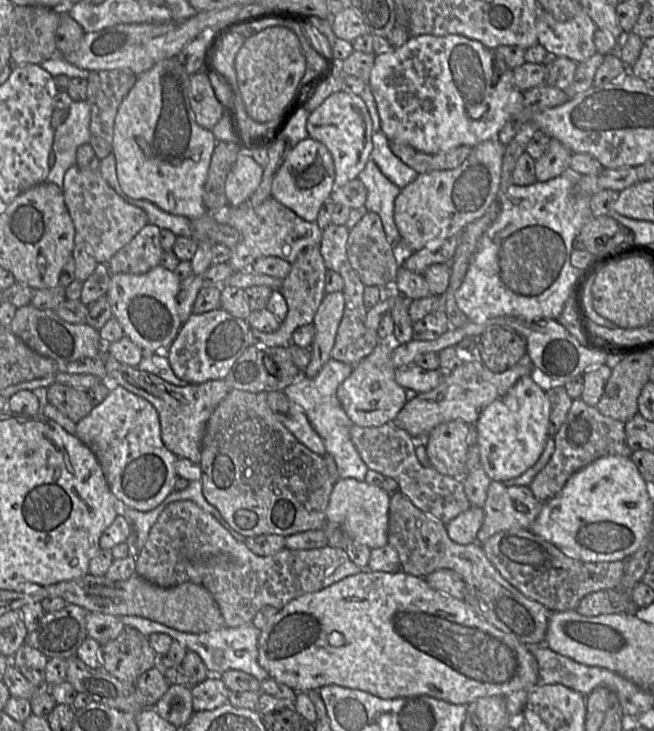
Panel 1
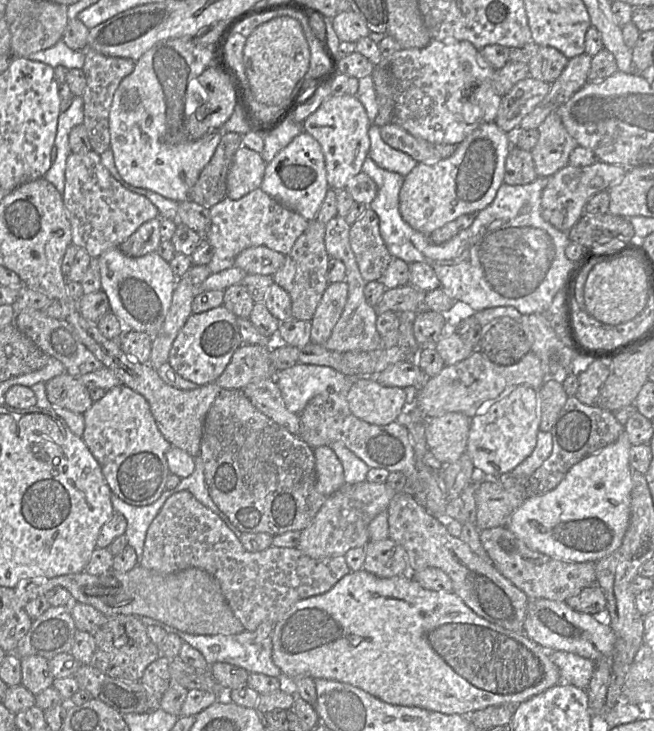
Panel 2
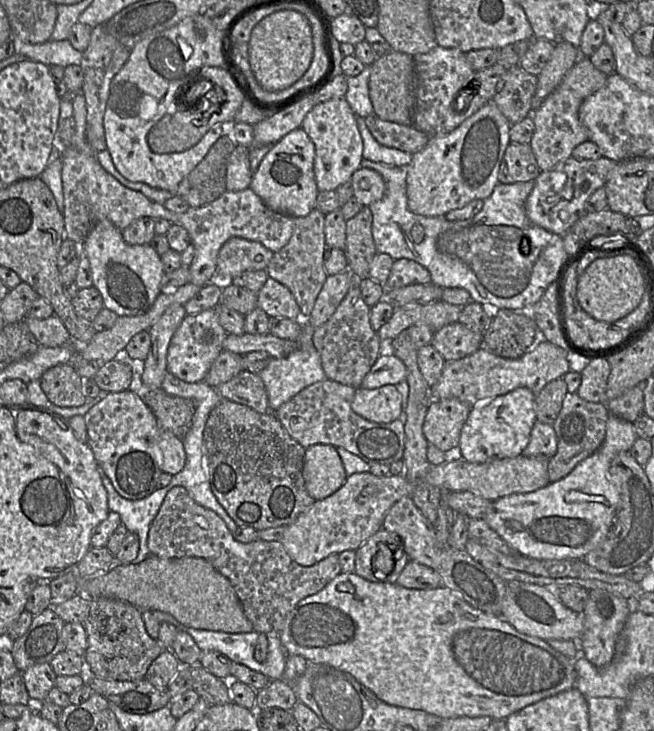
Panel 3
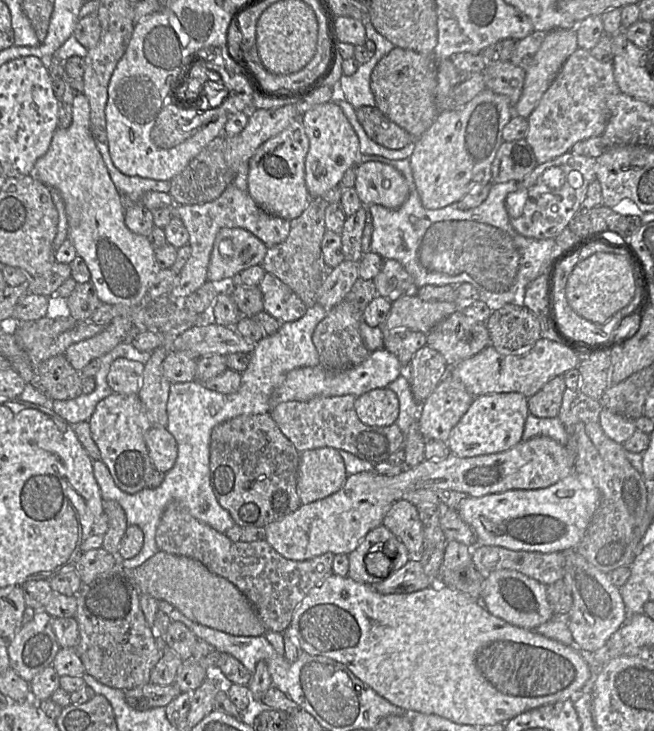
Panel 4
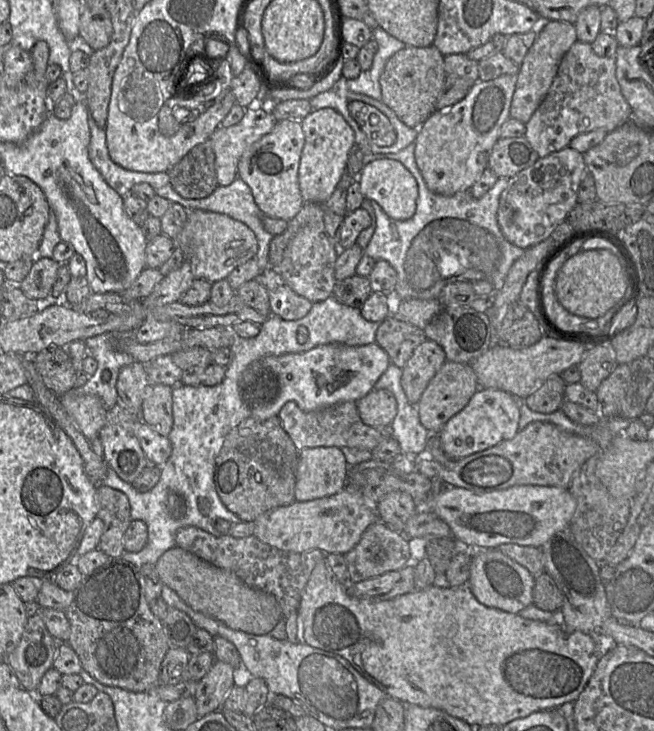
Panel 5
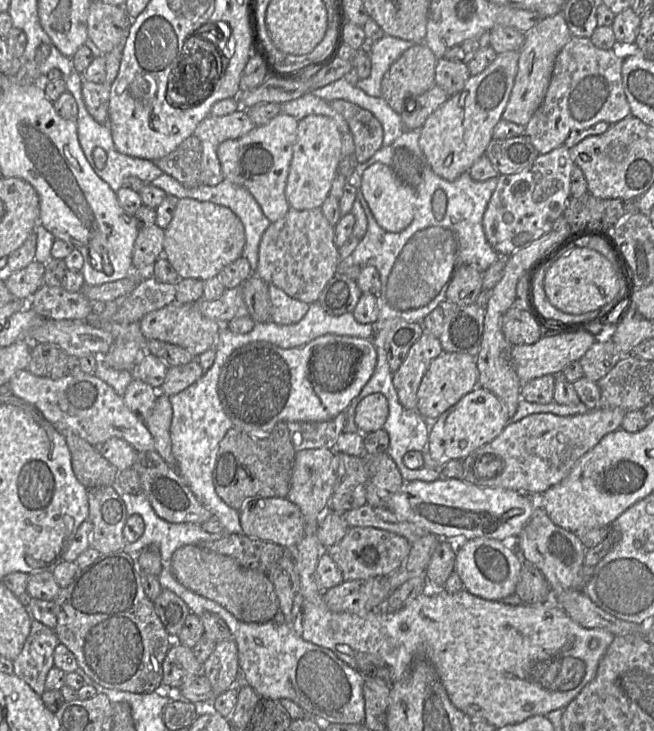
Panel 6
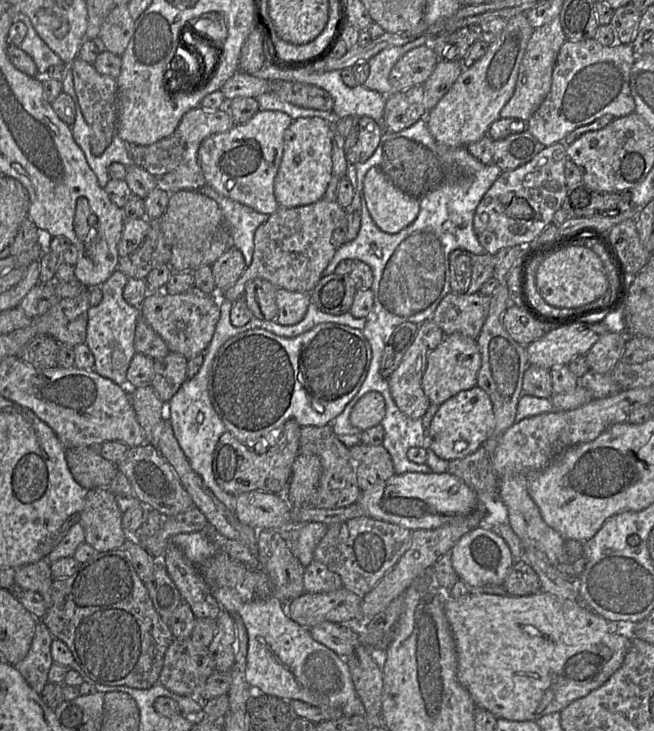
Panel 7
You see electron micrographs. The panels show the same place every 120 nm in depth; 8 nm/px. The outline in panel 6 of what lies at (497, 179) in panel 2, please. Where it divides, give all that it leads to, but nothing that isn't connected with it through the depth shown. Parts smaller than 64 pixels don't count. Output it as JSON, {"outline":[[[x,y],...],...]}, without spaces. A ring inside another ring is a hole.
{"outline":[[[520,51],[497,54],[496,59],[480,74],[470,76],[464,89],[433,112],[420,129],[419,146],[427,163],[438,176],[454,181],[468,172],[485,154],[492,132],[502,119],[517,74]]]}

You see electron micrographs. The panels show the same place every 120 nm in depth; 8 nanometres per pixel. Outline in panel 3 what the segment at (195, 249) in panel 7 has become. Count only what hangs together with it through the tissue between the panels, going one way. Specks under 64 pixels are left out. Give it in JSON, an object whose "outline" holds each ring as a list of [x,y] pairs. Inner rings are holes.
{"outline":[[[232,237],[221,247],[217,257],[217,274],[209,282],[221,289],[245,271],[266,270],[274,252],[258,241]]]}

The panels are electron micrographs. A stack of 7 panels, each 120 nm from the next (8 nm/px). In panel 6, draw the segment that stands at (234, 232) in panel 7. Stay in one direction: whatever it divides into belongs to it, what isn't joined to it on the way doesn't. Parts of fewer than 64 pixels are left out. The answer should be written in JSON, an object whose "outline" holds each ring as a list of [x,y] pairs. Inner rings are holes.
{"outline":[[[162,173],[161,176],[154,179],[151,184],[165,191],[168,195],[173,195],[179,199],[181,198],[192,198],[198,201],[208,201],[218,205],[225,206],[233,211],[241,220],[245,230],[246,242],[243,249],[243,257],[246,258],[250,264],[252,271],[254,272],[258,264],[259,245],[261,238],[269,227],[271,222],[264,215],[261,207],[252,196],[252,194],[243,186],[232,183],[228,180],[223,180],[216,186],[199,185],[194,188],[184,187],[176,179]]]}

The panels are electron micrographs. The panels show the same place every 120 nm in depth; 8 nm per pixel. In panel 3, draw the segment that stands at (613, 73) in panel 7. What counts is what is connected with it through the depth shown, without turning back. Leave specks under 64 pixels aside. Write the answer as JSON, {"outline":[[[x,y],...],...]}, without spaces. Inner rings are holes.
{"outline":[[[582,57],[565,74],[543,103],[533,110],[531,117],[535,129],[529,144],[541,172],[571,157],[576,146],[589,140],[588,131],[579,119],[579,108],[587,97],[605,85],[607,77],[608,75],[594,67],[589,57]]]}

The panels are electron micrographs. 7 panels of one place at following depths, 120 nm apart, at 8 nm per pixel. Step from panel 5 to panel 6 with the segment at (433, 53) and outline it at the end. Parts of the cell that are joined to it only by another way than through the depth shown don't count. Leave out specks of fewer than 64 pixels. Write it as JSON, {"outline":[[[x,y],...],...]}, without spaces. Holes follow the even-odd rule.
{"outline":[[[423,44],[407,49],[384,74],[382,98],[399,115],[405,111],[406,100],[419,96],[435,86],[437,58]]]}

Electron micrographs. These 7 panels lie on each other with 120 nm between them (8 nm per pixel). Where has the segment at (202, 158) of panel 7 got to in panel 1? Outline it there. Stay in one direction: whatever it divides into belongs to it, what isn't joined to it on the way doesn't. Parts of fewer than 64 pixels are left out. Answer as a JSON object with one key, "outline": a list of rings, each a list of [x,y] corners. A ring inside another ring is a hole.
{"outline":[[[312,138],[300,141],[292,148],[277,172],[271,187],[272,197],[307,222],[316,222],[319,211],[333,192],[335,166],[331,152]]]}

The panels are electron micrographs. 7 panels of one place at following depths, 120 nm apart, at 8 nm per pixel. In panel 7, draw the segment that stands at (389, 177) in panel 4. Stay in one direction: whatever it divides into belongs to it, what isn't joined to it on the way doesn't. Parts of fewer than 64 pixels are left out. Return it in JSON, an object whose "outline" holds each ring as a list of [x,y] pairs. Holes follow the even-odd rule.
{"outline":[[[380,167],[369,169],[364,178],[363,191],[370,216],[384,233],[400,232],[419,214],[419,200],[398,189]]]}

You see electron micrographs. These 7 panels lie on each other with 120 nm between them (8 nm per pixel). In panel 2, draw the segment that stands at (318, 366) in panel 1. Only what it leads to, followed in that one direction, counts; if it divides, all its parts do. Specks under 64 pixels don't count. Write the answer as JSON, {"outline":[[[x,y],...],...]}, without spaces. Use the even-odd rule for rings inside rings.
{"outline":[[[346,281],[329,283],[311,320],[311,342],[319,345],[329,339],[348,299]]]}

